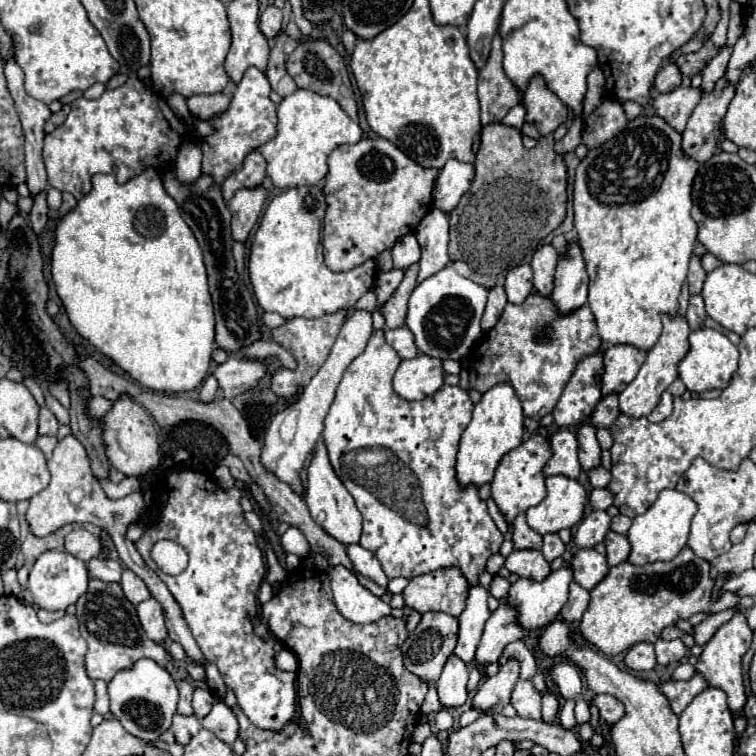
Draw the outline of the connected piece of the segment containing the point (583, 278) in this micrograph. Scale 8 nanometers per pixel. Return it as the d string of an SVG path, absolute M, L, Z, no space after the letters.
M570 240L566 252L560 254L556 264L552 300L562 314L568 314L586 304L586 296L588 296L586 264L578 242Z

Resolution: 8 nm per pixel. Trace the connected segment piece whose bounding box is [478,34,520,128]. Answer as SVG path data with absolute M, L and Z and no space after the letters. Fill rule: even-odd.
M494 36L490 58L478 72L478 98L482 128L500 122L516 104L520 94L502 70L502 38Z

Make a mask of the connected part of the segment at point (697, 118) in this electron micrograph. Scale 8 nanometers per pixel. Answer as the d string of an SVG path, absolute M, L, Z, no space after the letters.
M716 82L714 92L704 96L694 108L686 130L682 132L682 150L696 162L706 162L720 152L722 118L734 96L734 88L736 86L724 88L724 84Z

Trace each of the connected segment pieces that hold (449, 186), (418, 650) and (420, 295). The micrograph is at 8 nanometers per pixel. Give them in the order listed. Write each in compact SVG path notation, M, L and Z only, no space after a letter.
M448 160L448 164L440 170L438 180L434 184L434 192L432 192L434 206L444 214L450 214L458 206L462 194L468 192L472 180L474 180L472 164Z
M424 612L416 630L410 632L406 642L402 644L404 668L422 678L424 682L436 684L448 656L452 654L452 648L456 646L456 638L458 638L458 620L454 616L448 616L444 612Z
M446 266L438 274L420 282L408 300L406 314L406 326L414 334L416 348L440 360L462 360L464 356L468 356L474 342L482 334L480 320L484 314L486 296L486 288L478 286L470 278L460 276L452 266Z

